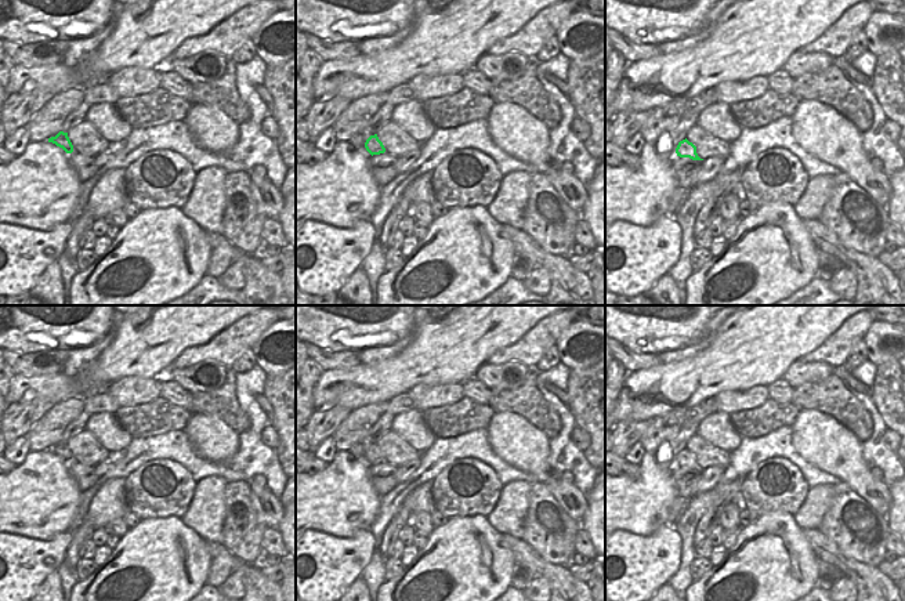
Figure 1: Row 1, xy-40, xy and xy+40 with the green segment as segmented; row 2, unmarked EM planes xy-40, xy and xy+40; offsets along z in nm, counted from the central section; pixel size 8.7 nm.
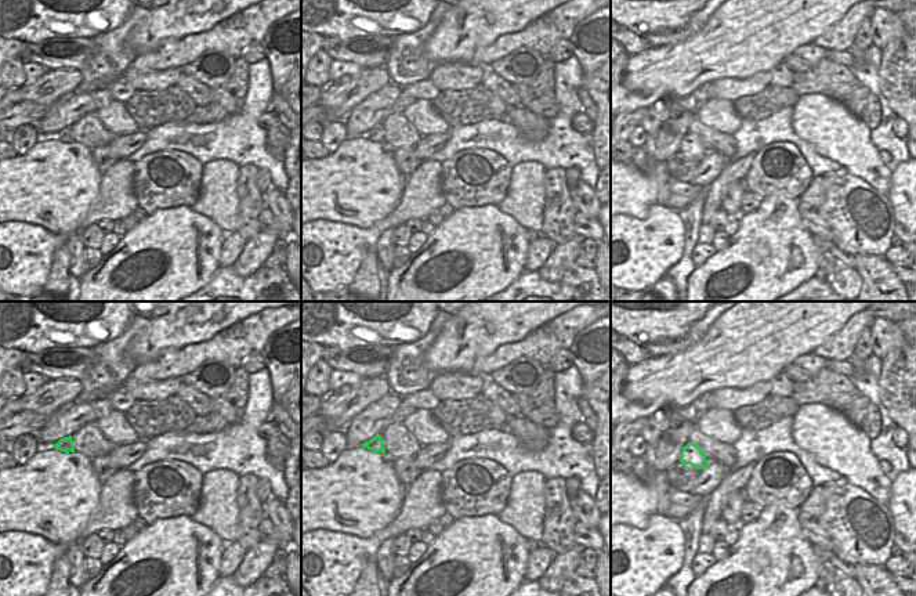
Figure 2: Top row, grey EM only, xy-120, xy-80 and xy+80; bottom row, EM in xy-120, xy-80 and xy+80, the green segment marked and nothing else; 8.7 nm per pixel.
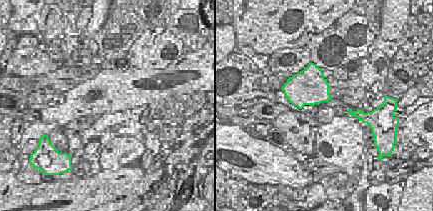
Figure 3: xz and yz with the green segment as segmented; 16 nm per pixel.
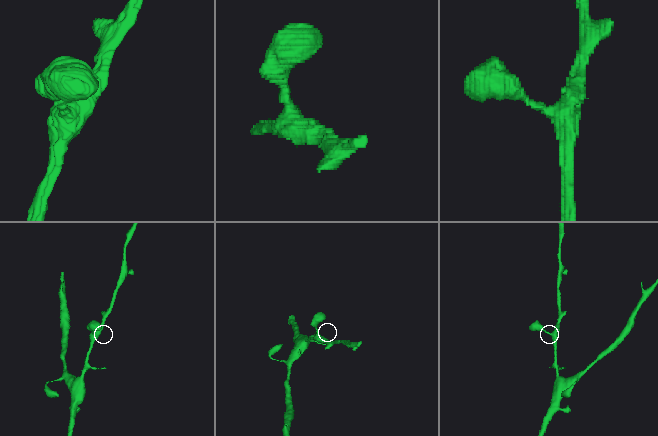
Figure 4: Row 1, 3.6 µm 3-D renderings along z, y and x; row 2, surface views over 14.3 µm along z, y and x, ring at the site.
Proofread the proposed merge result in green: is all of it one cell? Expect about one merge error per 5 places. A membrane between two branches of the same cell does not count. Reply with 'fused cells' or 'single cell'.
single cell

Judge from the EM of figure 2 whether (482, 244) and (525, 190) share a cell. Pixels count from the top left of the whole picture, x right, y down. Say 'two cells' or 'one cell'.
two cells

